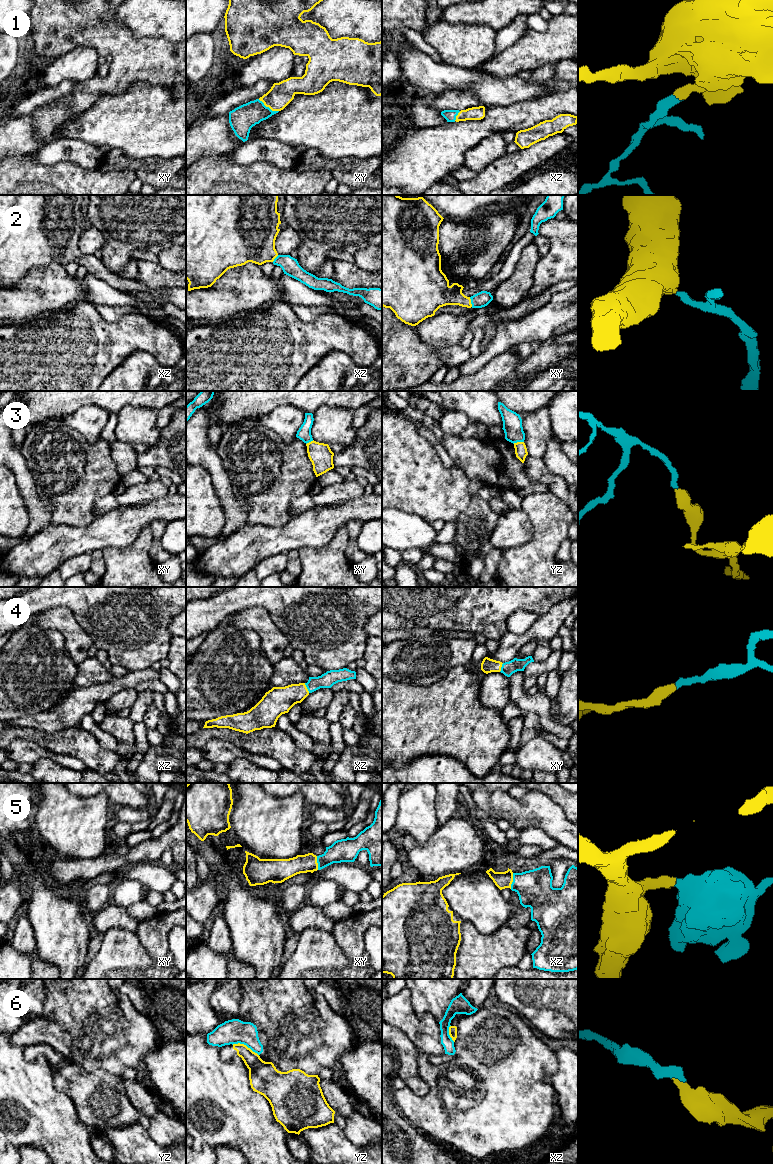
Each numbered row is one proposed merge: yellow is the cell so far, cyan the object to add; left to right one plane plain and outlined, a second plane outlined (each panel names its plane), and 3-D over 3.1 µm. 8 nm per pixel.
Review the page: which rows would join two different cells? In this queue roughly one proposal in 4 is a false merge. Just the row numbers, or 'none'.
3, 6

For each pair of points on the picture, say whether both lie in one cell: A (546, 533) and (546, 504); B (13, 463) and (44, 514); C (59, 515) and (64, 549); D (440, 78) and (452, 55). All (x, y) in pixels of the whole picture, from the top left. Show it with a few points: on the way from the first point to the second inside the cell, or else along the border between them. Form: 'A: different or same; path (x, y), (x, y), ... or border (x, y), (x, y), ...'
A: same; path (546, 526), (546, 511)
B: same; path (23, 476), (33, 501)
C: different; border (53, 523), (69, 526), (85, 525)
D: different; border (443, 62), (449, 65), (471, 68)

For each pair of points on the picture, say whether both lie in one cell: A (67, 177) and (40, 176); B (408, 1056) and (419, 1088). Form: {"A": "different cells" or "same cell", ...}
{"A": "same cell", "B": "same cell"}

